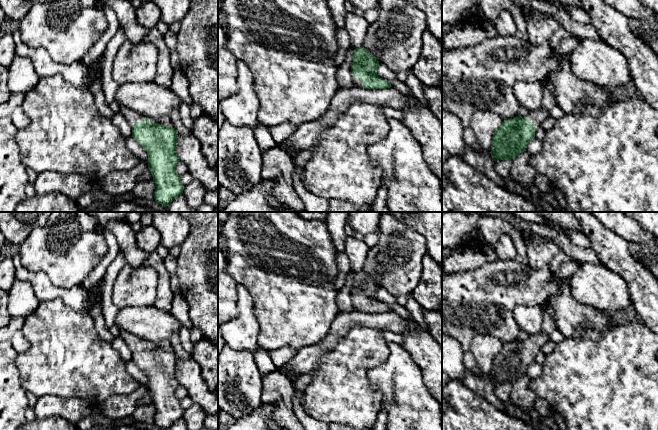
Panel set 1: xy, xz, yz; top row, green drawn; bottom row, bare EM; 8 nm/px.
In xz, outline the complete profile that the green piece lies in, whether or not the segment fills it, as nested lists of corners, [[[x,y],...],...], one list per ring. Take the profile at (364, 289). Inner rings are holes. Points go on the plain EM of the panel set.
[[[363,270],[354,273],[351,295],[356,301],[355,310],[367,313],[385,313],[391,308],[380,302],[376,294],[380,290],[375,280],[368,276]]]

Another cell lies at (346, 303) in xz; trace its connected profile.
[[[353,271],[346,273],[345,285],[341,289],[337,290],[337,305],[341,312],[355,311],[356,301],[351,295],[354,273],[355,272]]]

